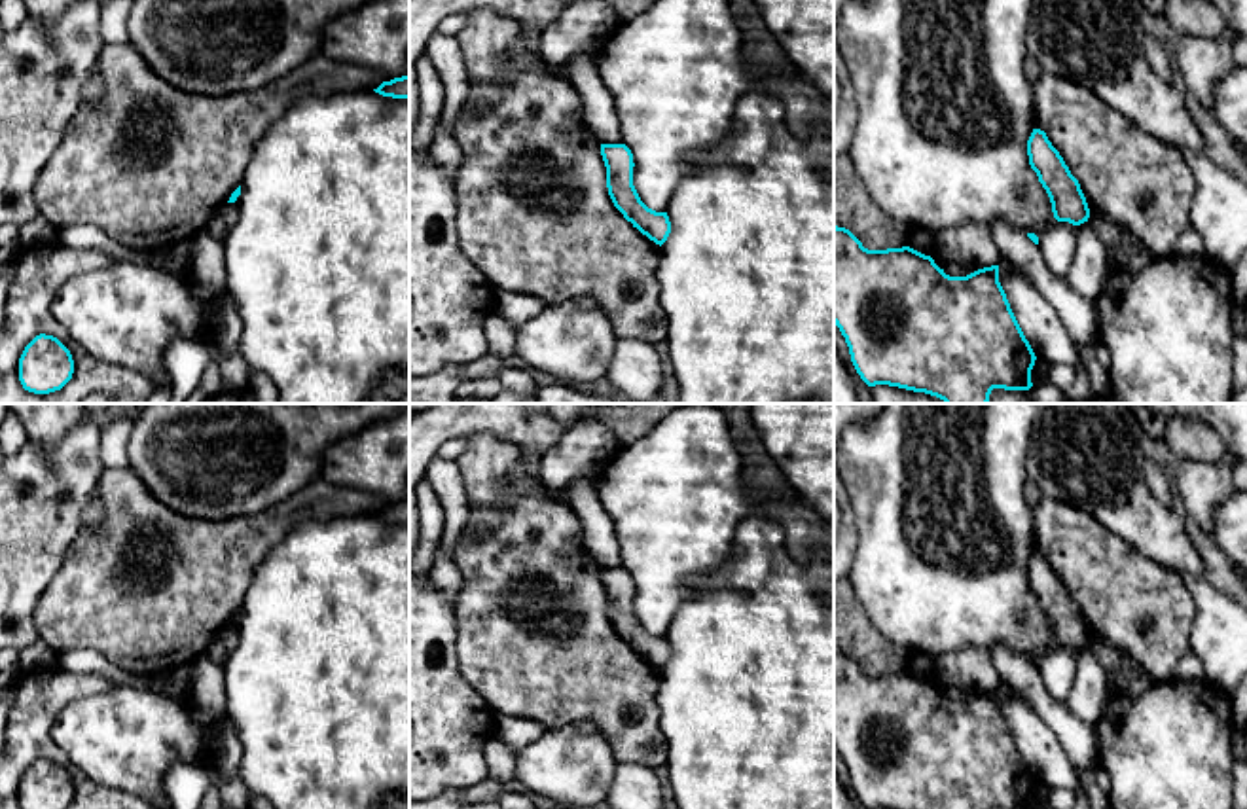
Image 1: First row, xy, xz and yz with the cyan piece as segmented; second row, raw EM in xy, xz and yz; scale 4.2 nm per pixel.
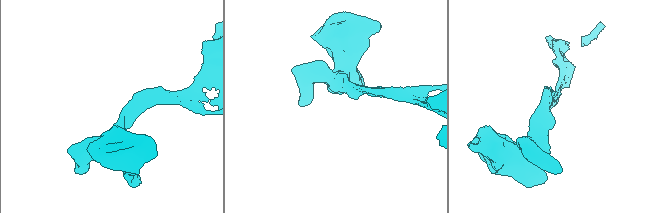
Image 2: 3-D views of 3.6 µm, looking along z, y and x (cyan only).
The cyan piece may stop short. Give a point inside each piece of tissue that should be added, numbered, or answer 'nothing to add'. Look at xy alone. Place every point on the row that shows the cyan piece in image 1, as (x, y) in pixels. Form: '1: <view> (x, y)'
nothing to add

